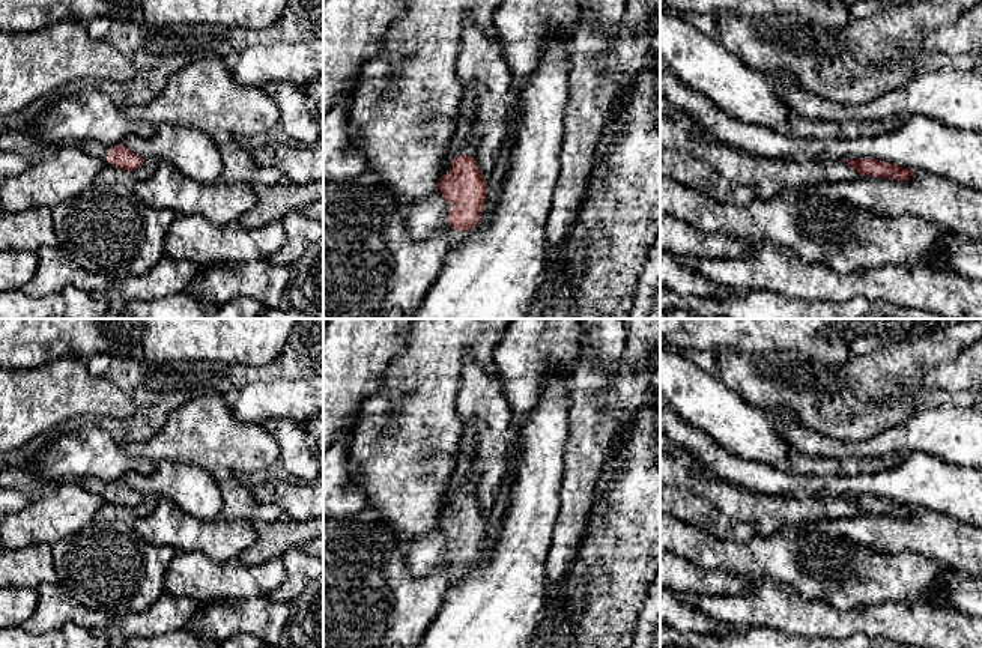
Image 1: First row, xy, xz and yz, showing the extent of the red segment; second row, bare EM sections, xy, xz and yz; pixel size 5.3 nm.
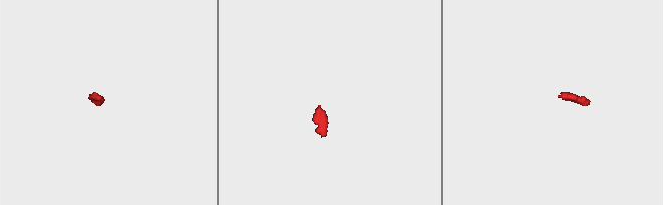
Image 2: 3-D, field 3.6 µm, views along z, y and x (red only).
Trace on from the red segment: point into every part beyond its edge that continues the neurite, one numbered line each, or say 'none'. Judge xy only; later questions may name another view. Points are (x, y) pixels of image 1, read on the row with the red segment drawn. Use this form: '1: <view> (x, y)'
1: xy (93, 148)

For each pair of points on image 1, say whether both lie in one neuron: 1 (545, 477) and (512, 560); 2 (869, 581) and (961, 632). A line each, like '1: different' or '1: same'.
1: same
2: different

